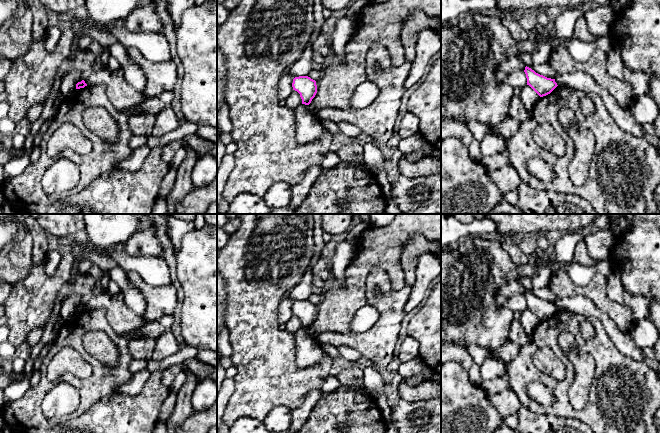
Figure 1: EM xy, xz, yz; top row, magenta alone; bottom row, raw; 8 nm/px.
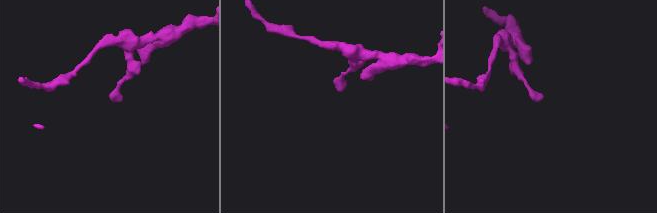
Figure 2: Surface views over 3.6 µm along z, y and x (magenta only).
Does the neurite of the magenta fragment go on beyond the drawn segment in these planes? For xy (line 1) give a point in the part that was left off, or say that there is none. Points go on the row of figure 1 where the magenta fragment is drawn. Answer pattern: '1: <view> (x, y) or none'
1: none

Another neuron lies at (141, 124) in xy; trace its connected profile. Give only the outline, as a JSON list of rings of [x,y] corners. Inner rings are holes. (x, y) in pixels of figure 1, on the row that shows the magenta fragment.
[[[137,113],[128,119],[129,127],[136,136],[151,136],[156,116],[146,113]]]

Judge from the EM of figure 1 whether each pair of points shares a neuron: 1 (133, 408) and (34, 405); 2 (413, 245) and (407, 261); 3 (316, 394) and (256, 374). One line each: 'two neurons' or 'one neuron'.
1: two neurons
2: one neuron
3: two neurons

